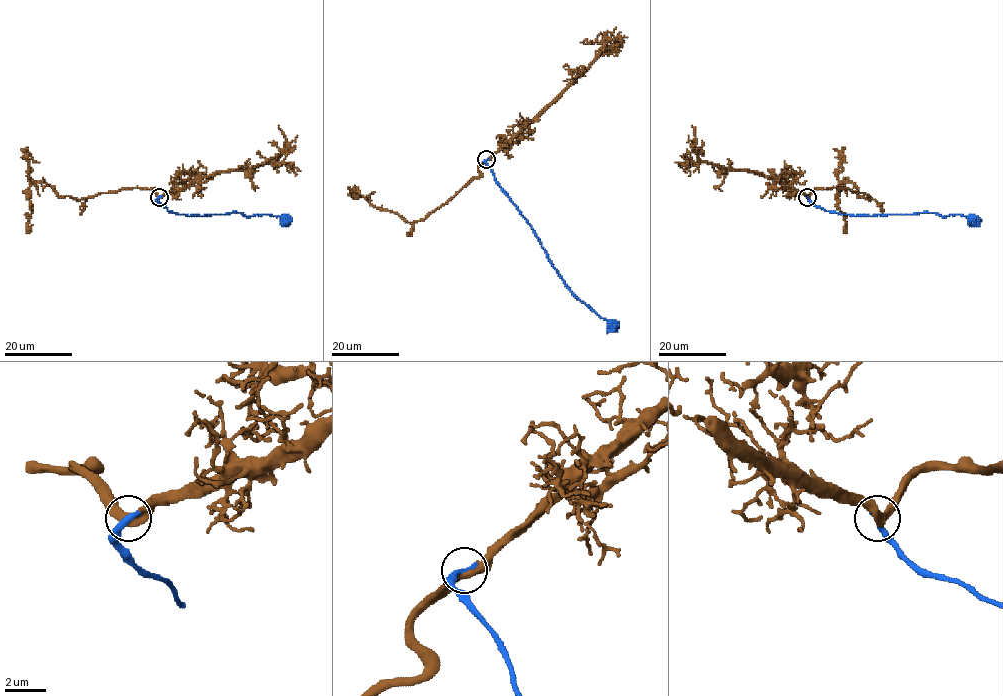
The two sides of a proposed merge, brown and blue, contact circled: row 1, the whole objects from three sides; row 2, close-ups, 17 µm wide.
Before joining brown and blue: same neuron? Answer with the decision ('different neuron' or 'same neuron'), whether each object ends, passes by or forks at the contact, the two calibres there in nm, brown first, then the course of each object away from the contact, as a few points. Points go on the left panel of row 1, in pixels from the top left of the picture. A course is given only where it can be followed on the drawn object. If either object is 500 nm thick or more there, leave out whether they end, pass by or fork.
same neuron | brown passes by | blue ends | 400/340 nm | brown via (159, 197), (152, 189), (121, 188), (78, 199), (60, 196), (44, 182), (32, 182), (27, 198), (30, 233) | blue via (159, 197), (157, 201), (178, 214), (238, 212), (247, 216), (287, 216), (286, 220)

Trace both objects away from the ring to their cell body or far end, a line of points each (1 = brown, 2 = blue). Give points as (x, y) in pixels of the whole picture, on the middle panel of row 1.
1: (486, 159), (478, 168), (478, 177), (424, 218), (413, 222), (379, 210), (357, 190), (357, 199)
2: (486, 159), (484, 162), (495, 181), (531, 227), (565, 286), (613, 326)

